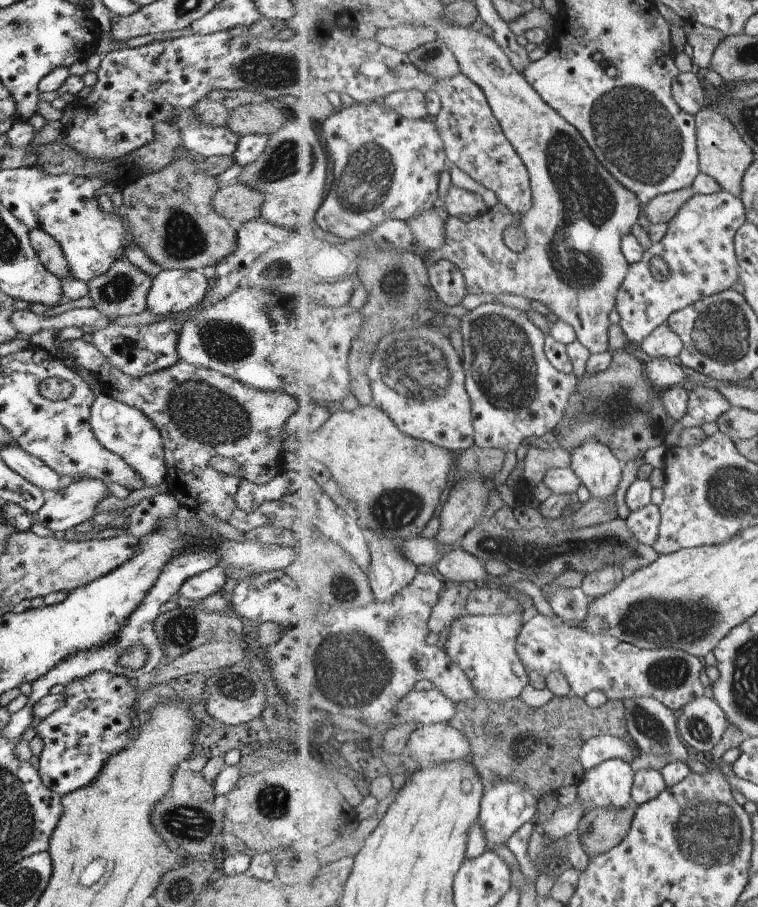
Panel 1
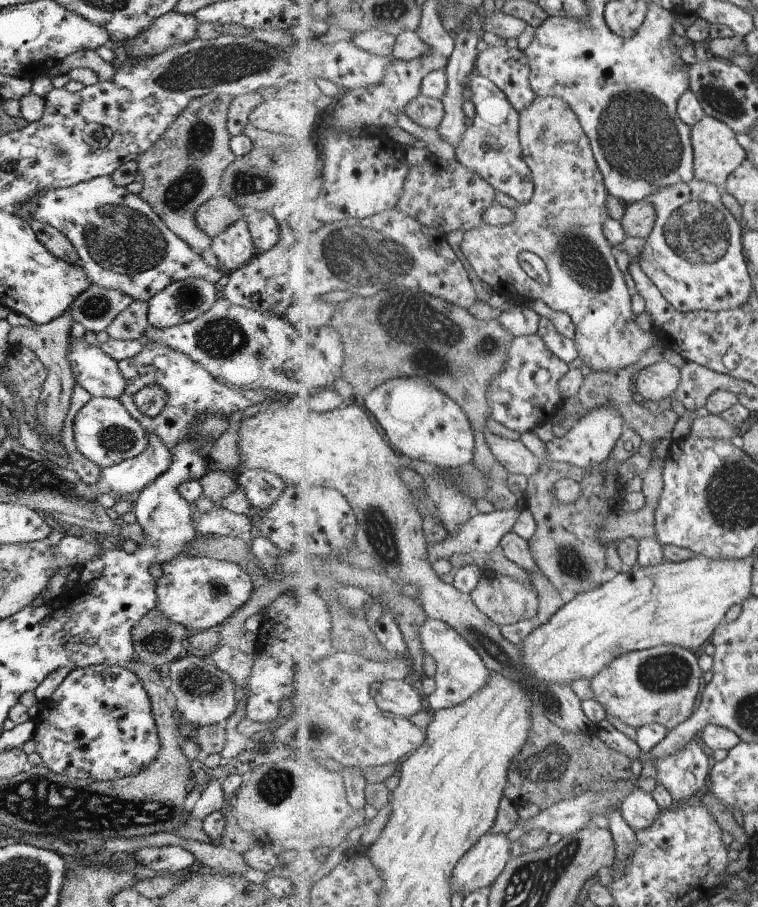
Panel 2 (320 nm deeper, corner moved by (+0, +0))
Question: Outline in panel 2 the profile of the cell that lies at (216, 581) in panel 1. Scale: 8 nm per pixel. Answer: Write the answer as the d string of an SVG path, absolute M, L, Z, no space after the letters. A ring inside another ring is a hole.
M173 557L160 568L161 576L153 579L154 608L170 623L180 624L187 630L218 628L231 612L235 612L249 598L257 583L237 563L209 557Z

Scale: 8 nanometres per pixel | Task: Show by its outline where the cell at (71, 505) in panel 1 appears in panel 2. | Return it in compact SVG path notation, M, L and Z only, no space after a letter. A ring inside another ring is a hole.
M149 433L146 447L137 456L101 469L95 488L99 494L113 498L140 492L147 483L167 470L169 463L168 448L155 433Z

